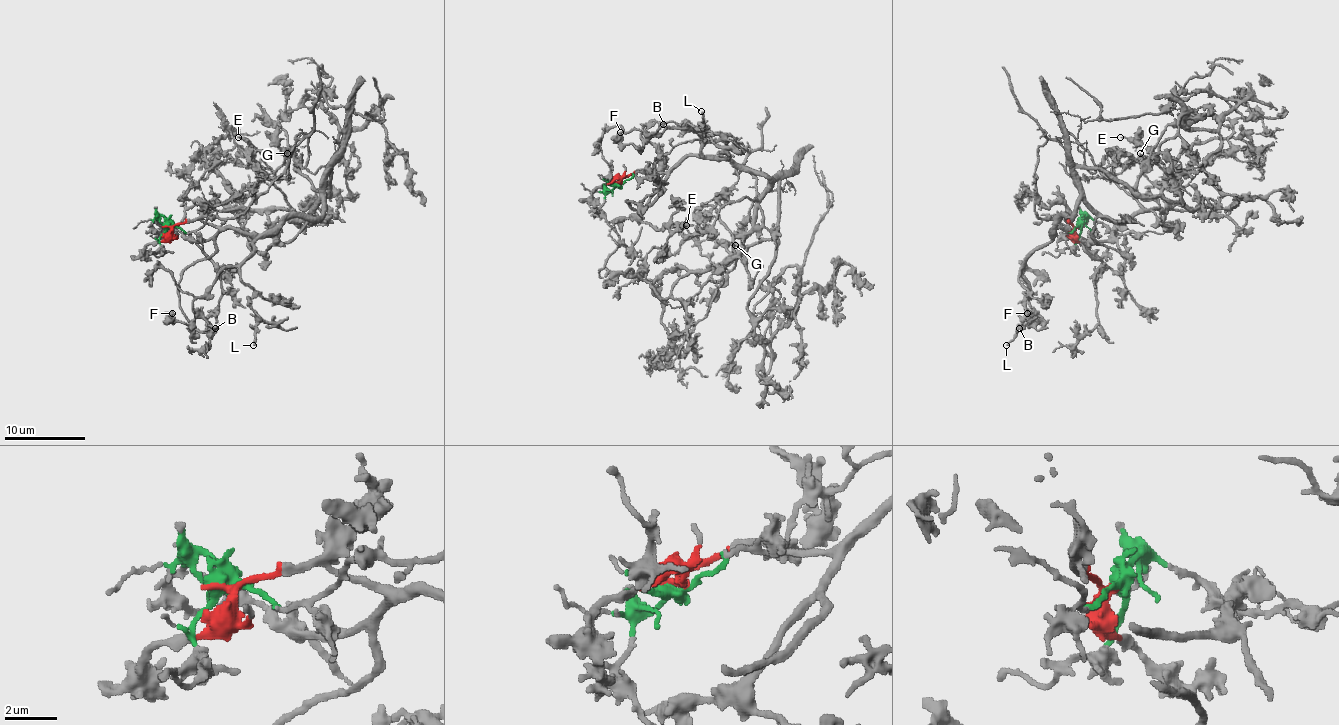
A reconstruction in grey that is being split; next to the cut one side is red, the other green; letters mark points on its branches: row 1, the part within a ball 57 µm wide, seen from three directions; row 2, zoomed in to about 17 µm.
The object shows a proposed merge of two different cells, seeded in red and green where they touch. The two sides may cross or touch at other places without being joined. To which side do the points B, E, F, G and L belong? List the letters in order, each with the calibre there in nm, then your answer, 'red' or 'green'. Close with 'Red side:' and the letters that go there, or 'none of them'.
B: calibre 200 nm; red
E: calibre 140 nm; green
F: calibre 460 nm; red
G: calibre 140 nm; green
L: calibre 190 nm; red
Red side: B, F, L

